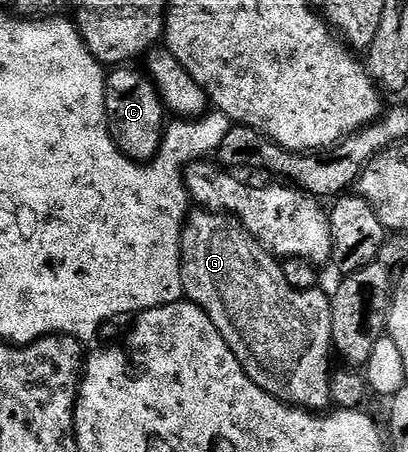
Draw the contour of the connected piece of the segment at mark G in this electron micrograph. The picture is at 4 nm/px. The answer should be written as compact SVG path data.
M194 210L186 218L185 227L181 230L181 284L185 290L184 298L188 302L194 303L199 309L203 309L203 313L207 313L207 317L211 317L215 329L219 329L219 333L223 337L223 341L227 341L231 353L235 353L235 357L243 365L247 377L251 377L251 381L255 381L255 385L259 385L259 389L271 393L271 397L275 397L291 407L304 407L307 411L321 413L333 403L331 385L329 384L329 376L331 374L329 355L331 359L331 356L334 354L333 334L331 333L330 296L326 292L324 295L321 289L311 291L291 289L291 285L287 285L287 277L283 277L281 264L282 260L274 255L272 251L268 251L239 220L220 211Z

